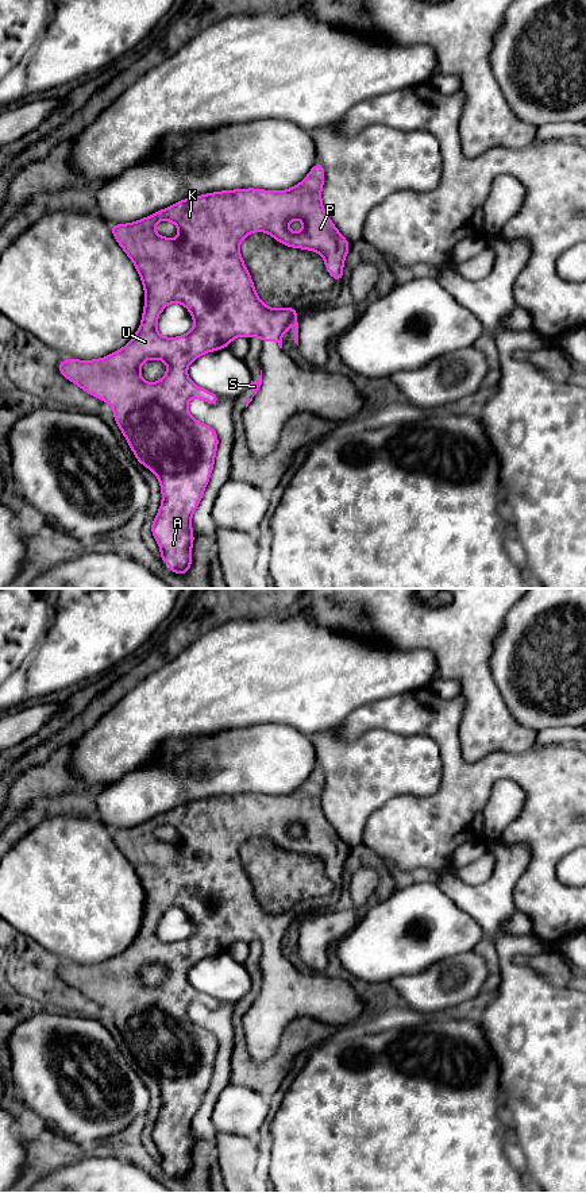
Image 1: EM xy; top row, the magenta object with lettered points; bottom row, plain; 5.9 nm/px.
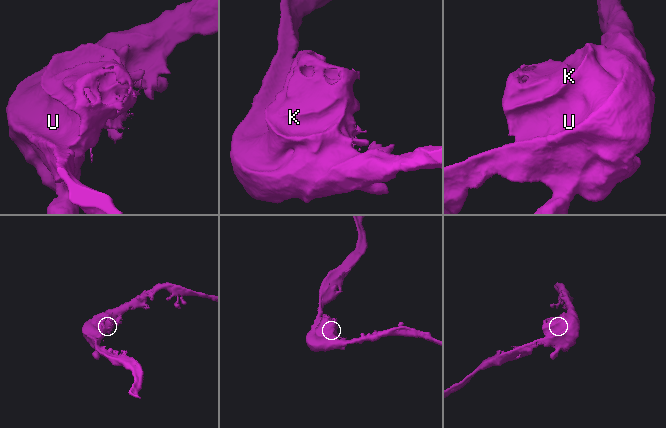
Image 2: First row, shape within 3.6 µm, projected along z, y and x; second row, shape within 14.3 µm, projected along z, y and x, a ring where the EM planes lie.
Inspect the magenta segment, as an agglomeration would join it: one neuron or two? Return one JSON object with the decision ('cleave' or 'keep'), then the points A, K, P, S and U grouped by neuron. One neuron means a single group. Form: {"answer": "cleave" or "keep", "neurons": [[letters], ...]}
{"answer": "cleave", "neurons": [["A", "K", "P", "U"], ["S"]]}

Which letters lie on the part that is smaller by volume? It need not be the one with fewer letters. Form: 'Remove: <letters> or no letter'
Remove: S

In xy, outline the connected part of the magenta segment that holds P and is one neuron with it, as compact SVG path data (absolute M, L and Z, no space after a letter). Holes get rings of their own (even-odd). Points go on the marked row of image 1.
M317 162L305 179L288 190L248 188L213 192L174 202L134 223L112 224L111 232L113 238L132 260L144 287L144 309L140 327L123 348L105 358L95 360L62 359L58 363L61 375L76 383L85 393L107 401L113 408L113 420L124 435L138 463L157 475L161 483L162 502L151 522L151 534L159 545L159 559L167 563L170 565L169 570L174 574L185 575L192 567L192 545L194 543L192 514L197 509L209 482L219 445L216 431L189 414L188 401L196 397L209 405L216 405L220 397L194 385L189 379L186 370L198 356L228 347L238 336L247 339L258 336L261 341L277 341L279 348L282 348L282 335L290 323L298 320L300 313L293 306L273 309L259 300L239 250L240 242L251 232L267 232L284 246L320 254L334 281L343 282L343 265L351 243L336 229L334 221L324 211L321 201L324 178L324 167ZM294 219L300 219L304 224L302 231L298 233L288 229L289 221ZM161 220L176 224L180 236L177 239L159 236L154 227ZM171 302L182 304L190 312L194 327L182 336L162 337L157 331L157 320L159 313ZM149 359L159 359L167 364L165 377L154 383L149 383L140 377L140 366Z

